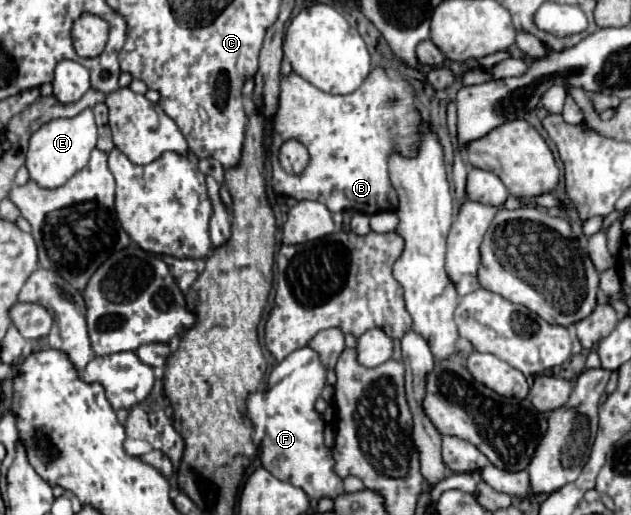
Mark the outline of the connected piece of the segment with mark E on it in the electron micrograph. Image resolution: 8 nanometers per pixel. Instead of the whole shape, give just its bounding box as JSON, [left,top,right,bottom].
[27,109,97,189]

